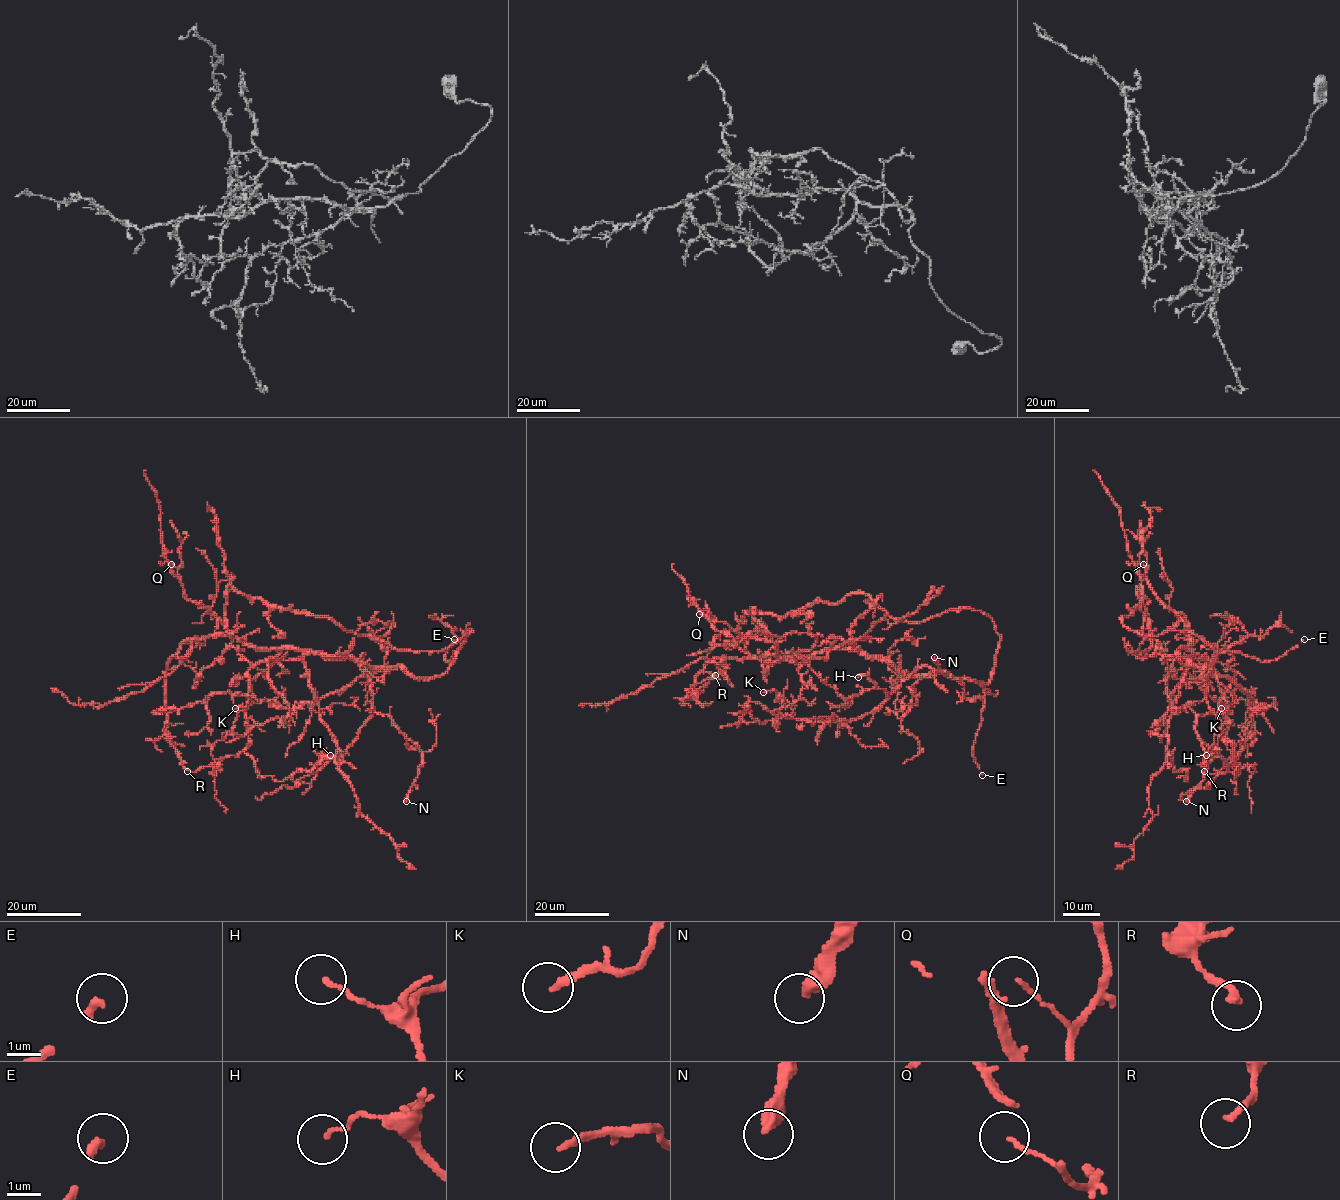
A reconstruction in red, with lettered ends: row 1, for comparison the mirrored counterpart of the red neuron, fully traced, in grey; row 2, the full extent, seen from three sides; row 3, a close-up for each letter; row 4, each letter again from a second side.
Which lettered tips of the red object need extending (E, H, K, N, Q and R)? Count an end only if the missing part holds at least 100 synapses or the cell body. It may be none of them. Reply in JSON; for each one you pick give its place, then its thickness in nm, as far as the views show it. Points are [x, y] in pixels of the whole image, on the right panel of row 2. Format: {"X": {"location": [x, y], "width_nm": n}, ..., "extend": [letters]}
{"E": {"location": [1304, 639], "width_nm": 240}, "extend": ["E"]}

